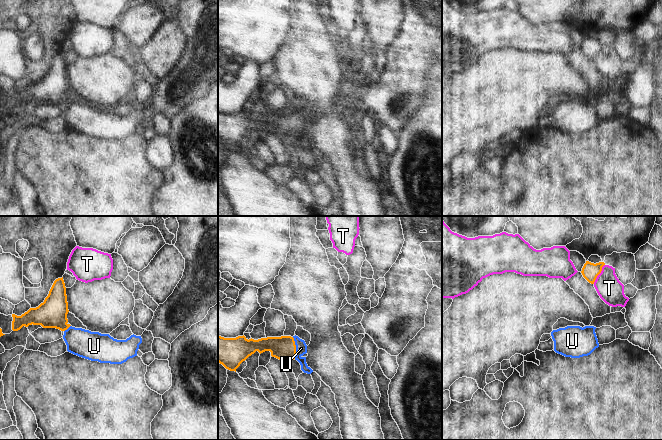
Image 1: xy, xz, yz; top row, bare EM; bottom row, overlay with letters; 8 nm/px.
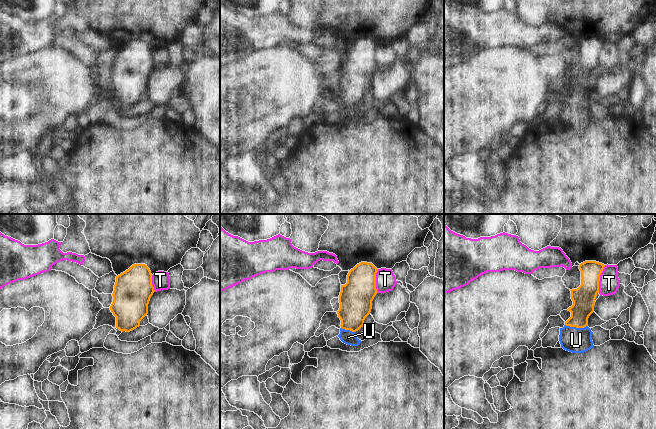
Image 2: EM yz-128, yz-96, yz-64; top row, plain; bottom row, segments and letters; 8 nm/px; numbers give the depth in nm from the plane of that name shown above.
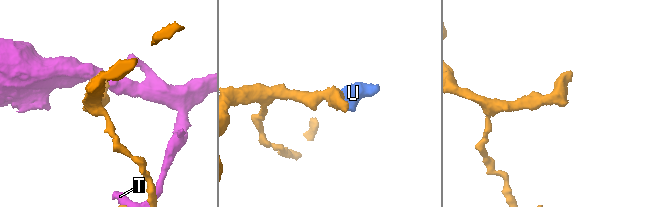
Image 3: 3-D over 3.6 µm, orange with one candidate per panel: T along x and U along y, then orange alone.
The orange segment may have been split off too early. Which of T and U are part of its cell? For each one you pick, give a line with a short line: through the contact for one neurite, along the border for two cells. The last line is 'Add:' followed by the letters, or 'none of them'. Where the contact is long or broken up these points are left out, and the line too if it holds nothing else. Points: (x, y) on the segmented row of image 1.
U: Line: xz (283, 348), (295, 348), (301, 348)
Add: U.

